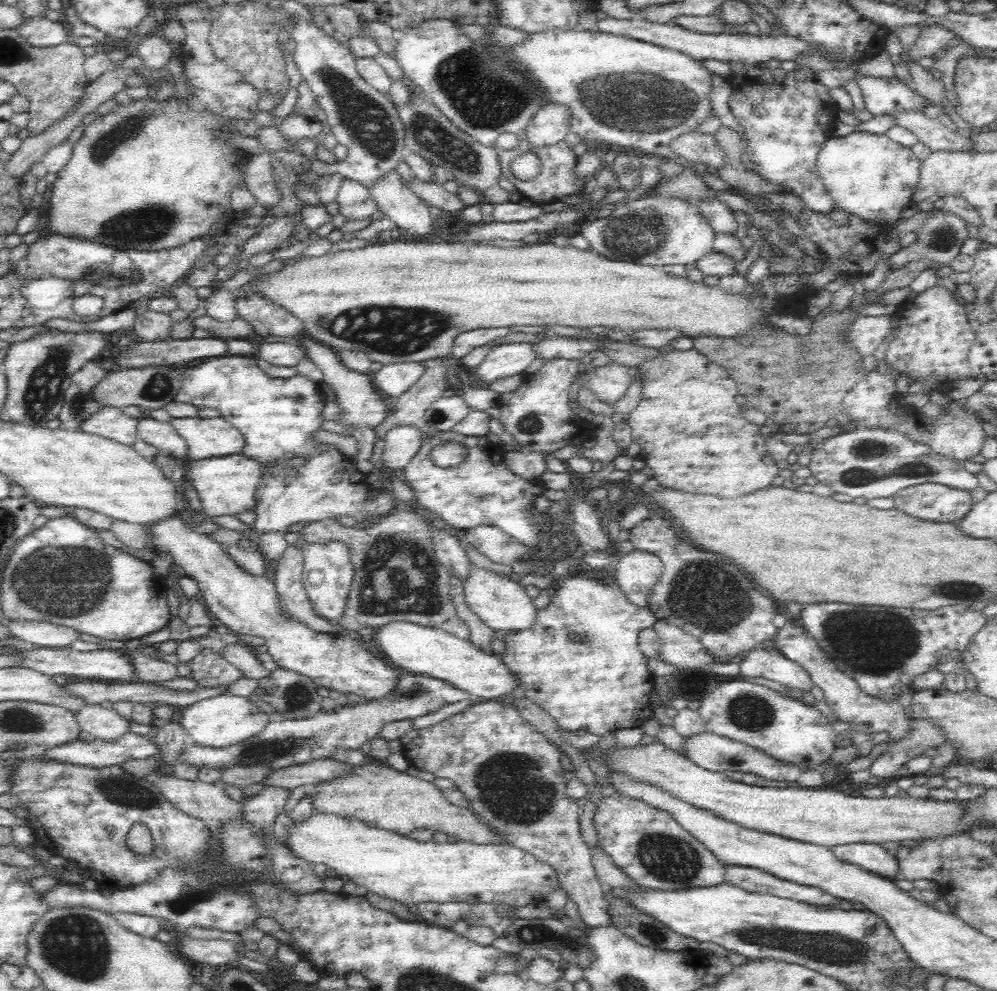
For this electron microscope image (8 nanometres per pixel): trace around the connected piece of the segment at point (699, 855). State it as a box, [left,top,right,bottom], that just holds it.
[593,792,724,891]

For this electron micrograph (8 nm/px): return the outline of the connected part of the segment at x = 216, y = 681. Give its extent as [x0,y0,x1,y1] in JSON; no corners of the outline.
[188,649,243,687]

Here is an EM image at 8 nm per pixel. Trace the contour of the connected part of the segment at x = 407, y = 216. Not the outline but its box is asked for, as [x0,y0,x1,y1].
[368,168,436,237]

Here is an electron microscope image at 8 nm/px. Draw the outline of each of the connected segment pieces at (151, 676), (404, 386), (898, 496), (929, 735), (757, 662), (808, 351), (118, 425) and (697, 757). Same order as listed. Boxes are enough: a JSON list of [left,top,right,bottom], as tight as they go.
[[123,648,178,684],[372,362,425,397],[893,482,973,524],[869,720,944,780],[740,647,812,693],[693,307,865,434],[80,405,139,446],[682,731,809,782]]

